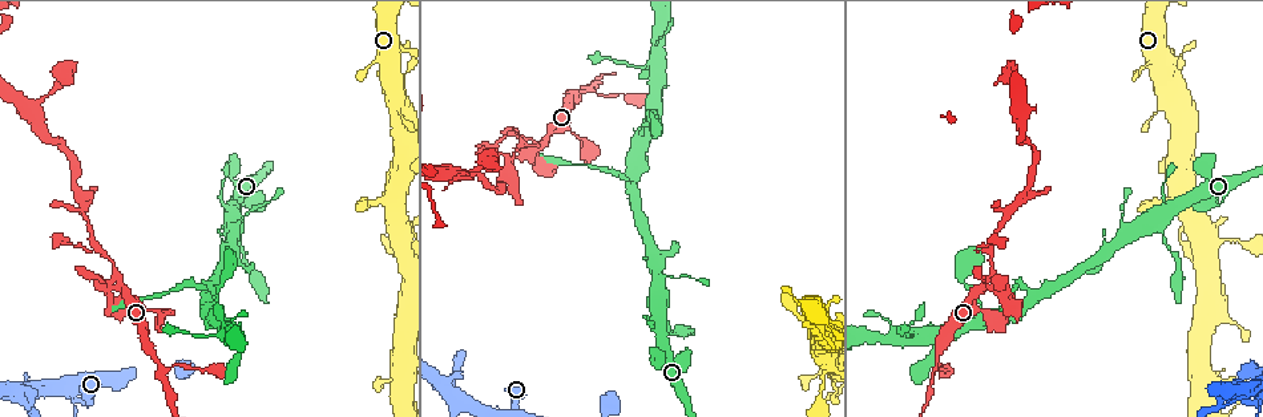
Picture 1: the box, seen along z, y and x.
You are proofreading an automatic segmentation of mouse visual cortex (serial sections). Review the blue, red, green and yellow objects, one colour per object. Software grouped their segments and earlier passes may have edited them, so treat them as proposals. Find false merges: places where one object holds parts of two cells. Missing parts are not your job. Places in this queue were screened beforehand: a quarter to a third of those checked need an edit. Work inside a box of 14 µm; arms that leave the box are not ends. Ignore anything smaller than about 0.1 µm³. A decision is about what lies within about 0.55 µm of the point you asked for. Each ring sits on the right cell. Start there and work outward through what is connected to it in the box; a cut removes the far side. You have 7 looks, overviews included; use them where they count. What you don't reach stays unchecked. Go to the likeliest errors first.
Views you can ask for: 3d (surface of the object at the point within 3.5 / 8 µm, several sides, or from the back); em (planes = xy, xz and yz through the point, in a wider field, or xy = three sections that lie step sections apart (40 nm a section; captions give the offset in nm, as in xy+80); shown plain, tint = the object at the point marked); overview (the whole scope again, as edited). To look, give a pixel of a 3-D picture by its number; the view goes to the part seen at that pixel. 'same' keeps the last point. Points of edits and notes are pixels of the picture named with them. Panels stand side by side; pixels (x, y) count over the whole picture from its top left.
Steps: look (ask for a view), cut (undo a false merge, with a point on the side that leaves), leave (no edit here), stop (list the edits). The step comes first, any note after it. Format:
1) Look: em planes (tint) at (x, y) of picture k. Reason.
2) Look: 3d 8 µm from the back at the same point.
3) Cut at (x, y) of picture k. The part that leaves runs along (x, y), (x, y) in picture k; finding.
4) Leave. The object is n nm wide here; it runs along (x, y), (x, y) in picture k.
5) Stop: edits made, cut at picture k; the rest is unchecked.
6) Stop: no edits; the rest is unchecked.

Look: 3d 3.5 µm from the back at (161, 363) of picture 1. Abrupt turn.

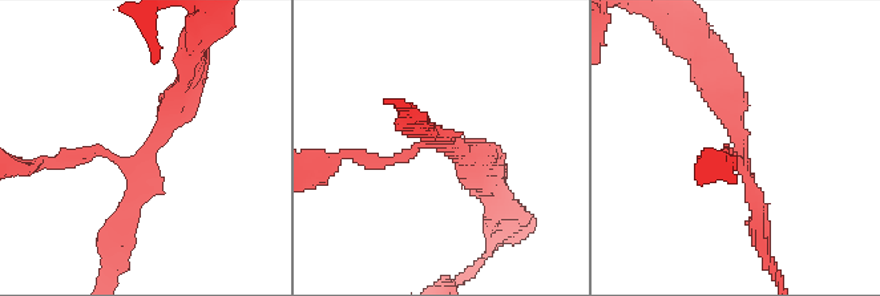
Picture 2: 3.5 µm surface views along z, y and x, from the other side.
Look: em xy step 5 (tint) at (745, 158) of picture 2. 3 arms meet here; the arms are 150, 200, 350 nm wide; now the EM.

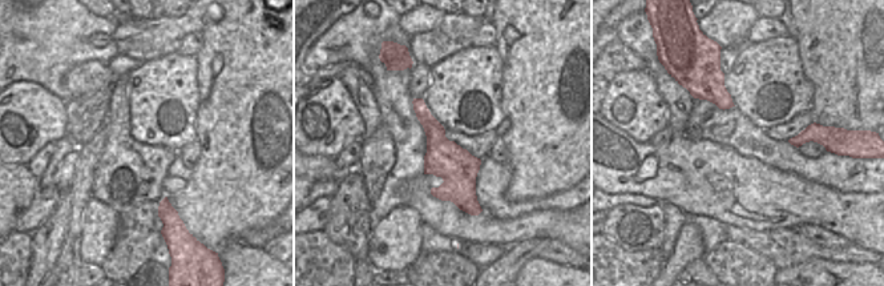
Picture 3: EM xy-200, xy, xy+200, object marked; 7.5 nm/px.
Leave. It runs along (485, 157), (420, 144), (404, 157), (363, 161) in picture 2; continuous, no second cell.

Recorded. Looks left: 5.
Look: 3d 3.5 µm at (527, 144) of picture 1.

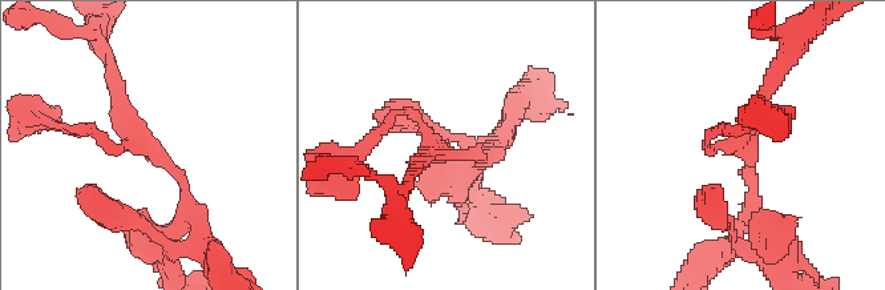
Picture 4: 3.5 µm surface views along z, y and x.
Look: em xy step 3 (tint) at (144, 146) of picture 4. Now the EM.

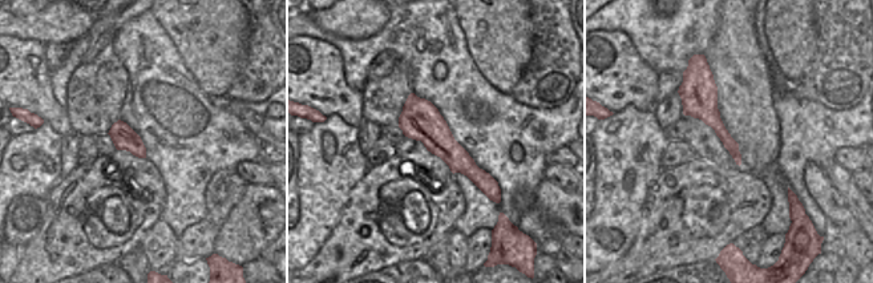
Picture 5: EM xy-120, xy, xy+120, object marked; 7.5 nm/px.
Leave. It runs along (194, 216), (108, 72) in picture 4; continuous, no second cell.

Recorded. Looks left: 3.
Look: 3d 3.5 µm from the back at (986, 310) of picture 1. Thick turns thin.

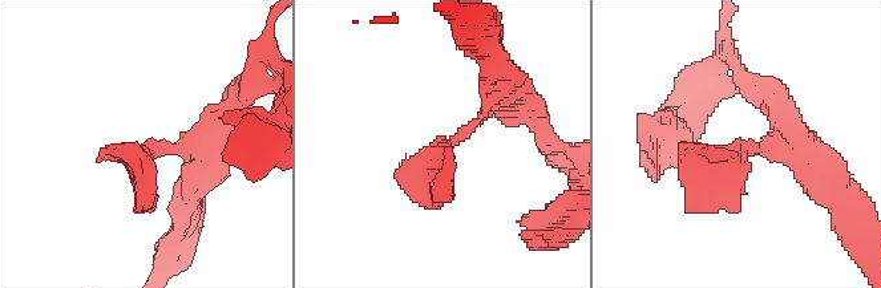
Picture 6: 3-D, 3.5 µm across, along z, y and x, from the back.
Look: em xy step 2 (tint) at (744, 148) of picture 6. Shape alone is not enough.

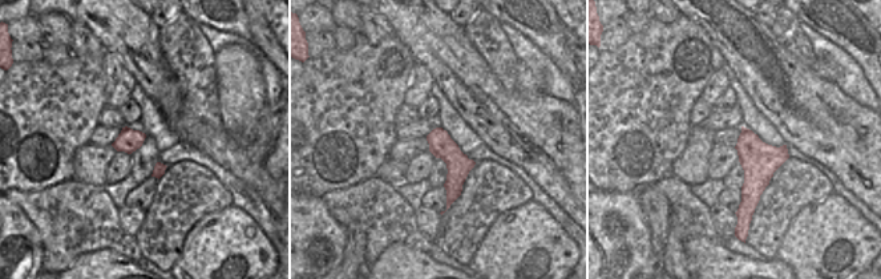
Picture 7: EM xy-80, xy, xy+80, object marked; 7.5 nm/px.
Leave. The object is 190 nm wide here; it runs along (439, 130), (453, 157), (449, 199) in picture 7; continuous, no second cell.

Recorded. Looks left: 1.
Stop: no edits; the rest is unchecked.

